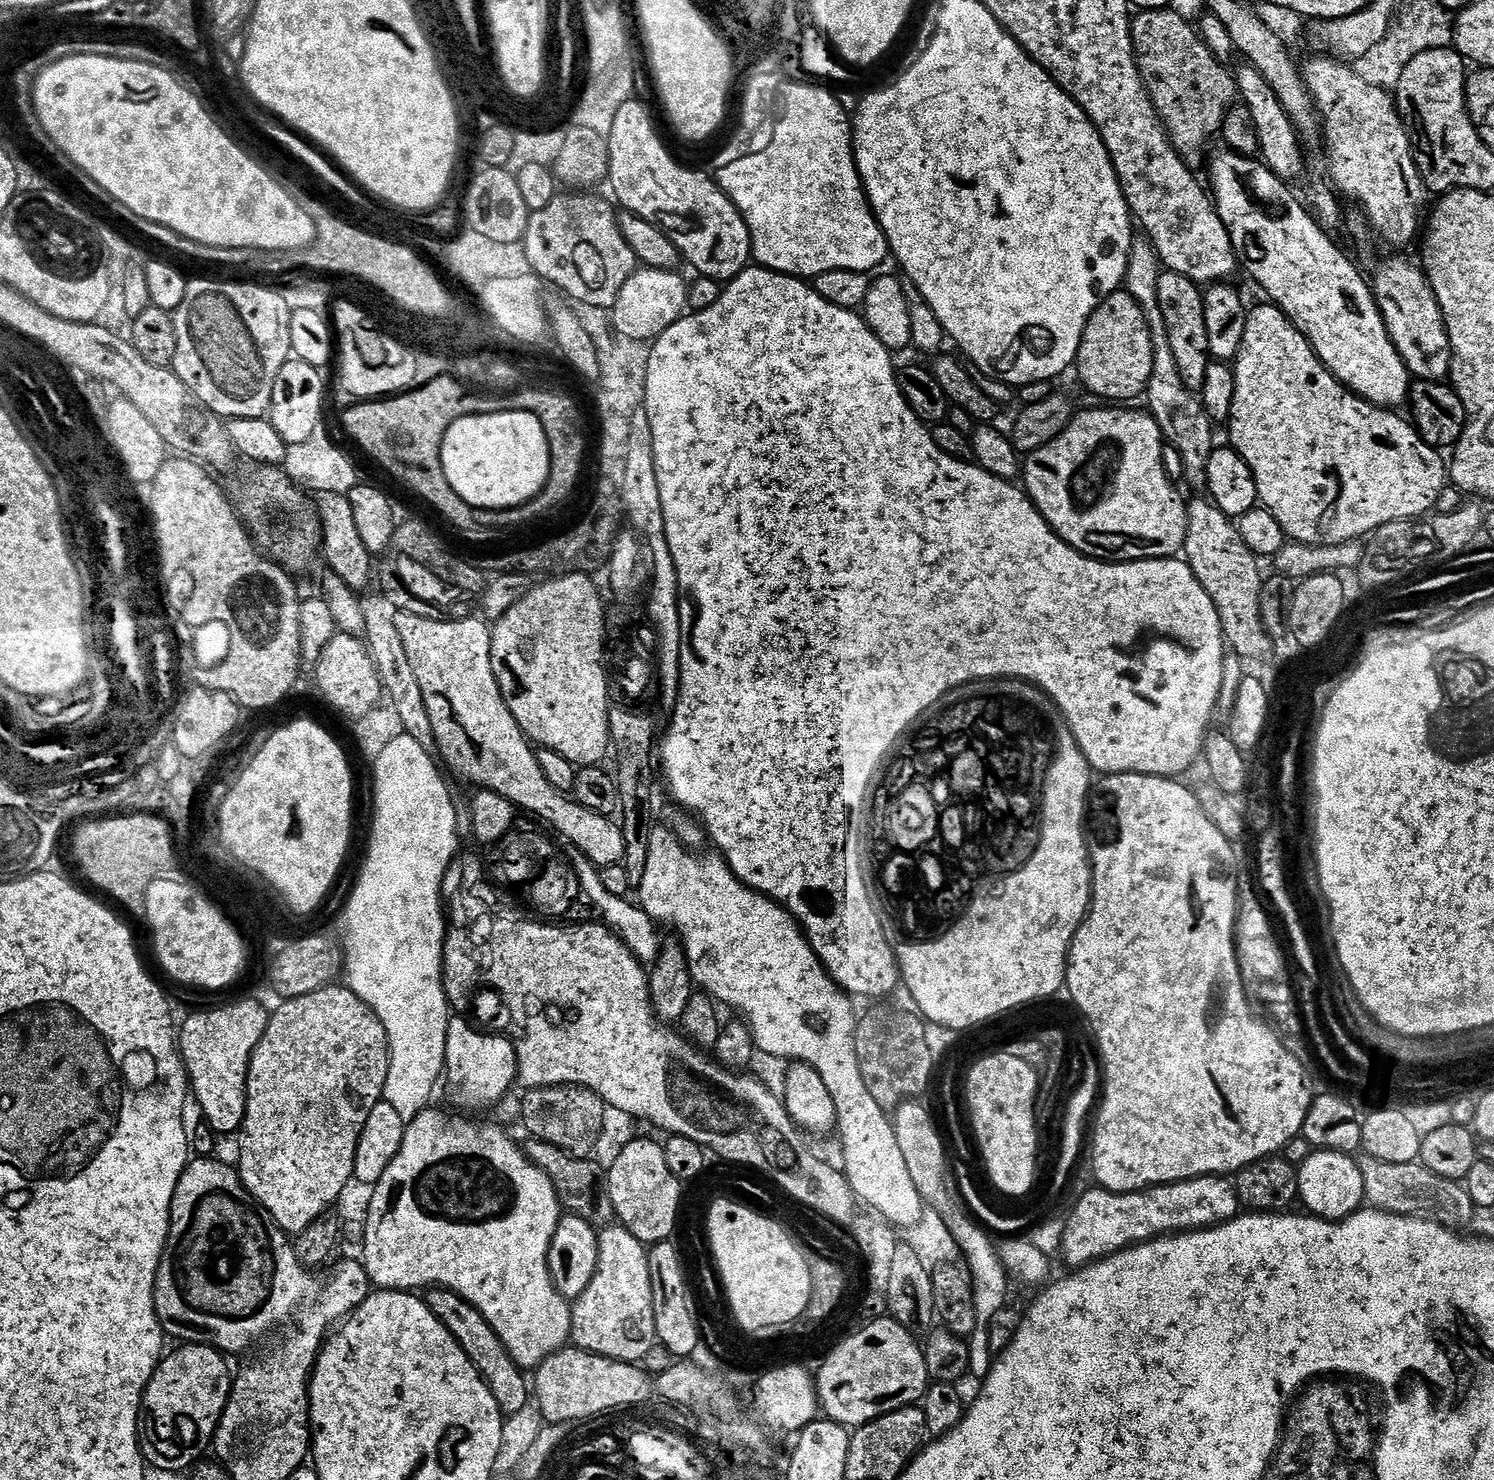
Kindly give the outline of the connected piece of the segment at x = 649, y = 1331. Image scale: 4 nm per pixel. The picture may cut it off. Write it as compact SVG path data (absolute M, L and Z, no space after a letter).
M612 1222L599 1229L598 1266L594 1270L594 1278L590 1278L590 1286L586 1286L586 1290L582 1290L582 1294L572 1304L570 1340L575 1347L611 1360L643 1361L643 1356L651 1350L652 1344L657 1343L648 1254L646 1245L634 1238L634 1234L630 1234L623 1224Z

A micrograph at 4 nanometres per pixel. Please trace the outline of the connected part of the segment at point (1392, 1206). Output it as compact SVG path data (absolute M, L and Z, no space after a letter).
M1364 1154L1358 1163L1362 1170L1362 1186L1367 1207L1377 1208L1399 1216L1423 1216L1434 1220L1444 1228L1468 1230L1478 1209L1472 1204L1465 1185L1458 1180L1442 1178L1434 1170L1419 1162L1382 1162L1378 1158Z

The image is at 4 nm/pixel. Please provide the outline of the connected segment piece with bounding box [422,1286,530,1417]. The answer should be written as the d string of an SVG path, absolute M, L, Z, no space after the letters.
M433 1286L423 1293L422 1299L431 1312L446 1326L446 1330L450 1330L450 1334L460 1343L462 1350L466 1350L470 1362L474 1362L480 1377L487 1382L490 1394L494 1394L494 1402L498 1402L505 1417L527 1409L530 1404L529 1381L528 1384L524 1381L525 1373L514 1362L514 1358L510 1358L502 1338L498 1338L494 1326L486 1322L484 1315L450 1288Z

